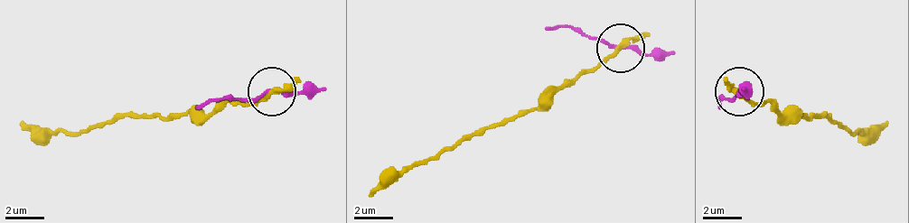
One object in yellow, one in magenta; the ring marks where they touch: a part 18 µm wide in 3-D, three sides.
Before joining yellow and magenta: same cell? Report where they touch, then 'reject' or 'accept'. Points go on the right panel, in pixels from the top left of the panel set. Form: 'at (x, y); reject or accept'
at (739, 91); reject

